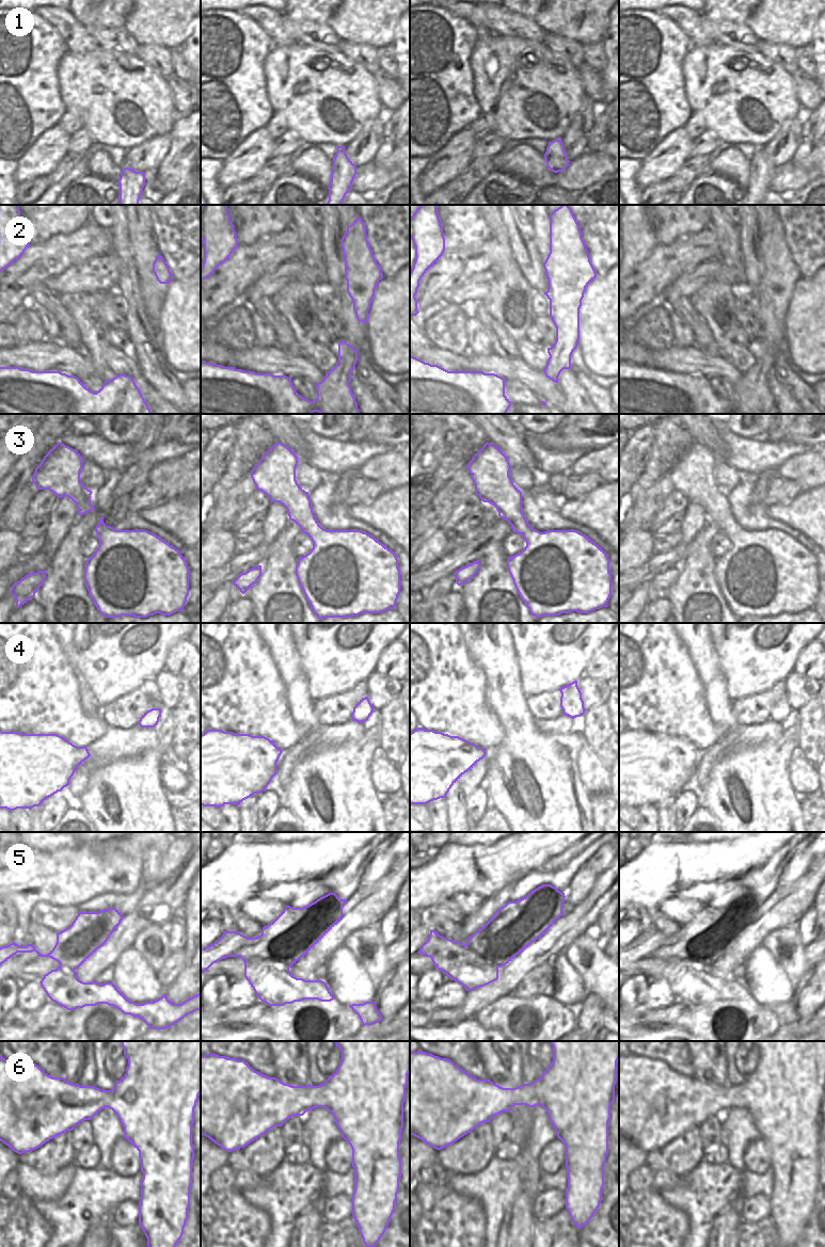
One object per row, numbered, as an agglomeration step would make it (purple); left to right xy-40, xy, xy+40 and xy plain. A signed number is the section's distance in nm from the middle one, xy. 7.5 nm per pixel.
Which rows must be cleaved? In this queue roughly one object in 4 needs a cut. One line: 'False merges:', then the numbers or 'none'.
False merges: 5

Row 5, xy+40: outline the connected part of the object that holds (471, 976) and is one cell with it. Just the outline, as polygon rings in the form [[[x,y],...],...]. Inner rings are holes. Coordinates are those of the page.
[[[448,950],[438,953],[431,957],[431,960],[435,969],[459,982],[466,991],[485,987],[498,979],[498,968],[459,963],[456,954]]]

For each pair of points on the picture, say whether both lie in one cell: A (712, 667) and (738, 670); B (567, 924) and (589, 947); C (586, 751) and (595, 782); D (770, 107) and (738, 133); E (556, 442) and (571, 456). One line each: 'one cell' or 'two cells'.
A: two cells
B: two cells
C: one cell
D: one cell
E: two cells

